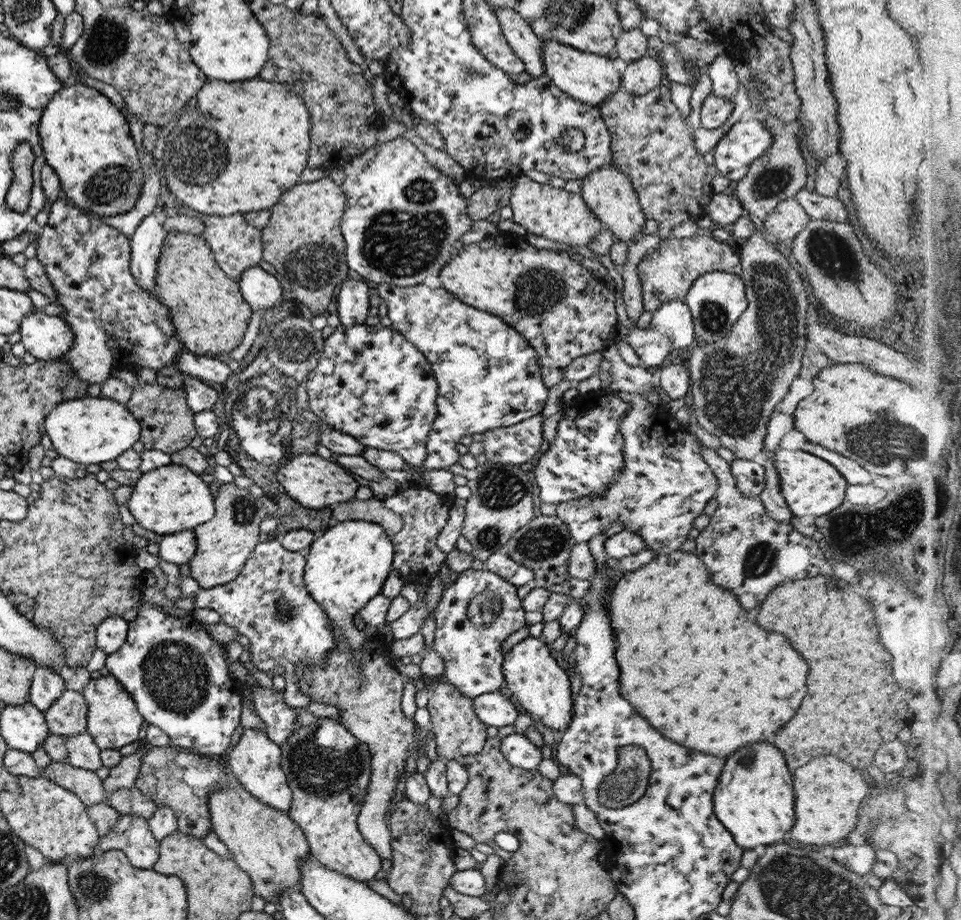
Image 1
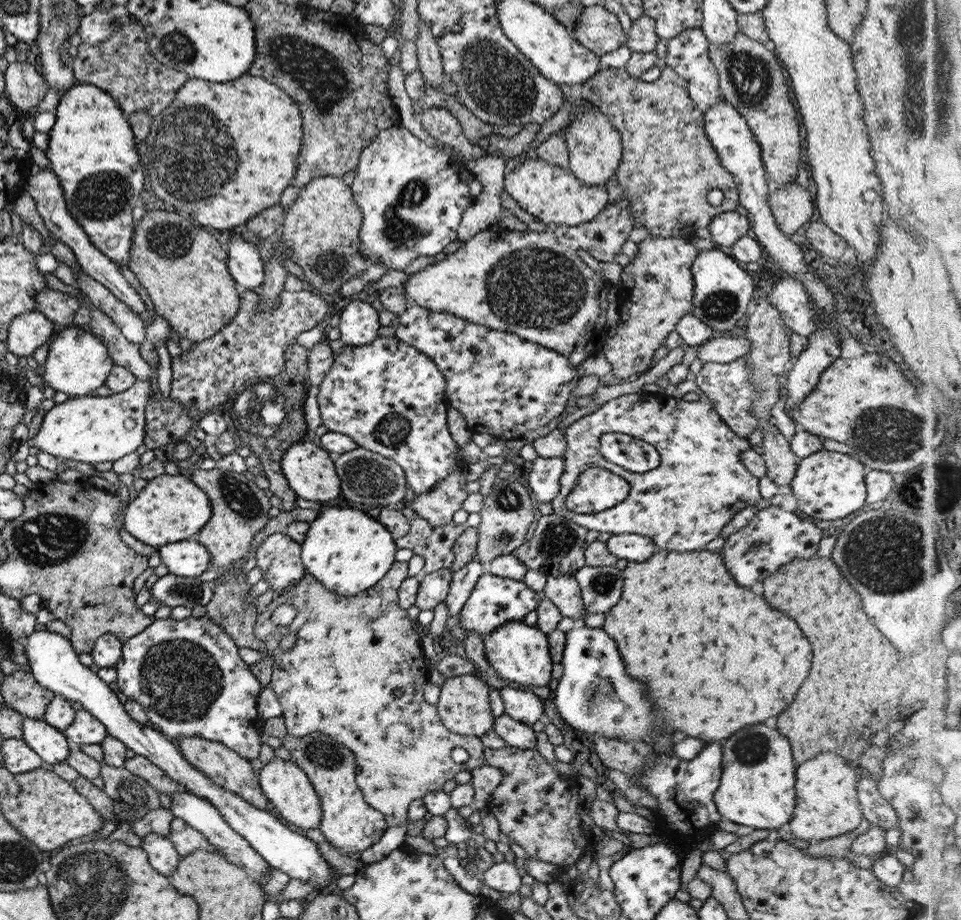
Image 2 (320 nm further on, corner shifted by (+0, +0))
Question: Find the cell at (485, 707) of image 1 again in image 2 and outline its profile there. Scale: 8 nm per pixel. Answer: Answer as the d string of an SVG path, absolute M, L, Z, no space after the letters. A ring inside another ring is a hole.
M509 687L501 688L497 692L504 706L504 713L513 720L531 727L537 720L544 719L542 702L537 695Z

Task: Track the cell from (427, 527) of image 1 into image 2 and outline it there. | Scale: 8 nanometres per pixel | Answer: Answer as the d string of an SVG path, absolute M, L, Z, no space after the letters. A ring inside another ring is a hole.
M416 516L409 520L409 528L401 539L394 540L397 549L410 550L422 559L421 574L435 570L450 569L453 541L466 529L465 524L449 521L442 526L431 526L425 519Z

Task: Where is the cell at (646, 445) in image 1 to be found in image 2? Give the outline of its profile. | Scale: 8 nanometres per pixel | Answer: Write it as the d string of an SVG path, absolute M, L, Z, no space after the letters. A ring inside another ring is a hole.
M663 390L658 392L637 391L610 399L598 408L597 411L575 420L564 430L566 447L562 454L563 474L559 478L558 493L550 500L553 514L558 514L570 522L595 532L616 534L642 534L649 538L657 550L685 553L701 551L705 545L715 539L721 529L742 508L752 507L759 502L758 479L753 477L741 465L739 451L748 448L746 440L729 430L721 418L715 413L713 405L706 398L695 402L673 396L667 396ZM605 433L620 433L639 439L653 446L660 456L659 465L648 472L636 474L621 469L603 458L598 451L597 441ZM590 466L597 466L609 473L618 475L629 483L625 500L611 508L593 514L577 514L567 510L564 498L567 496L579 474Z

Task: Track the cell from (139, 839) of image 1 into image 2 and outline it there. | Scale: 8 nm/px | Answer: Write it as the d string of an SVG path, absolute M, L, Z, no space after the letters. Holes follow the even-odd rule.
M150 832L141 839L140 847L145 851L153 870L166 877L173 874L180 856L167 836L163 837Z

